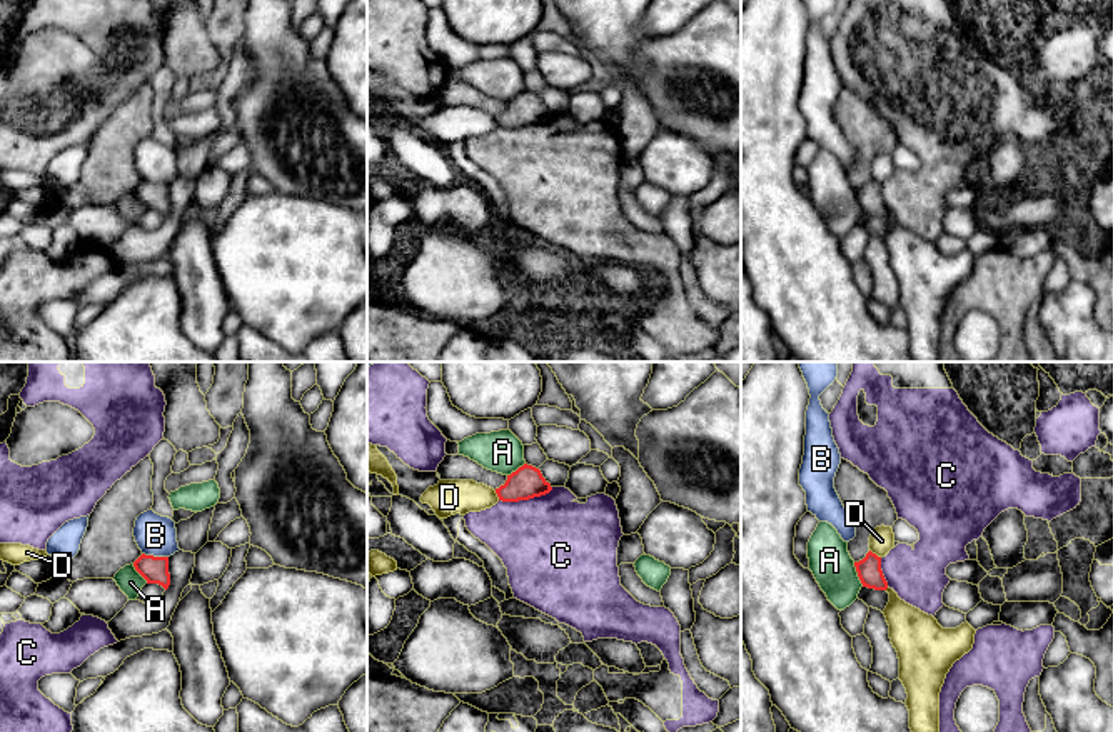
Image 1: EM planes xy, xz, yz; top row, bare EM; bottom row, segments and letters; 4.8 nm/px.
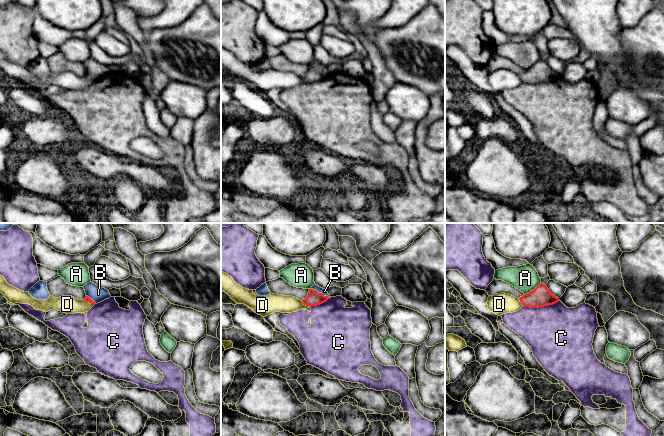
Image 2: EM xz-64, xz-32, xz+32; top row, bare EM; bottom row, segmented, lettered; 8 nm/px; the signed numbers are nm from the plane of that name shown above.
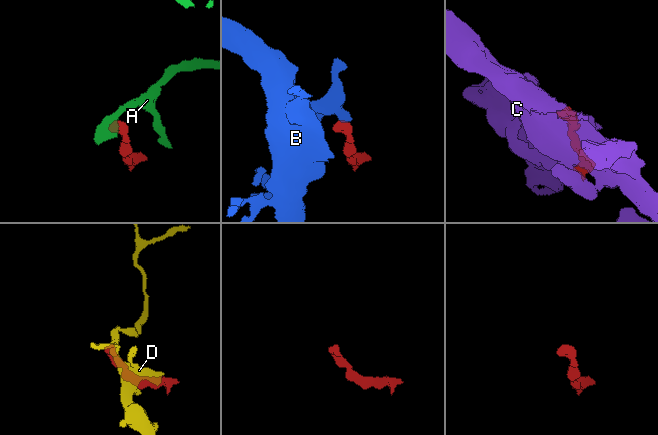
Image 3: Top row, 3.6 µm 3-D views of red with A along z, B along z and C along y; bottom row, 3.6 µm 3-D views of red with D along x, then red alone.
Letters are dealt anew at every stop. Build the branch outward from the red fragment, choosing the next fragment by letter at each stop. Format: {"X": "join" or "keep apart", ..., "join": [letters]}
{"A": "keep apart", "B": "keep apart", "C": "keep apart", "D": "keep apart", "join": []}

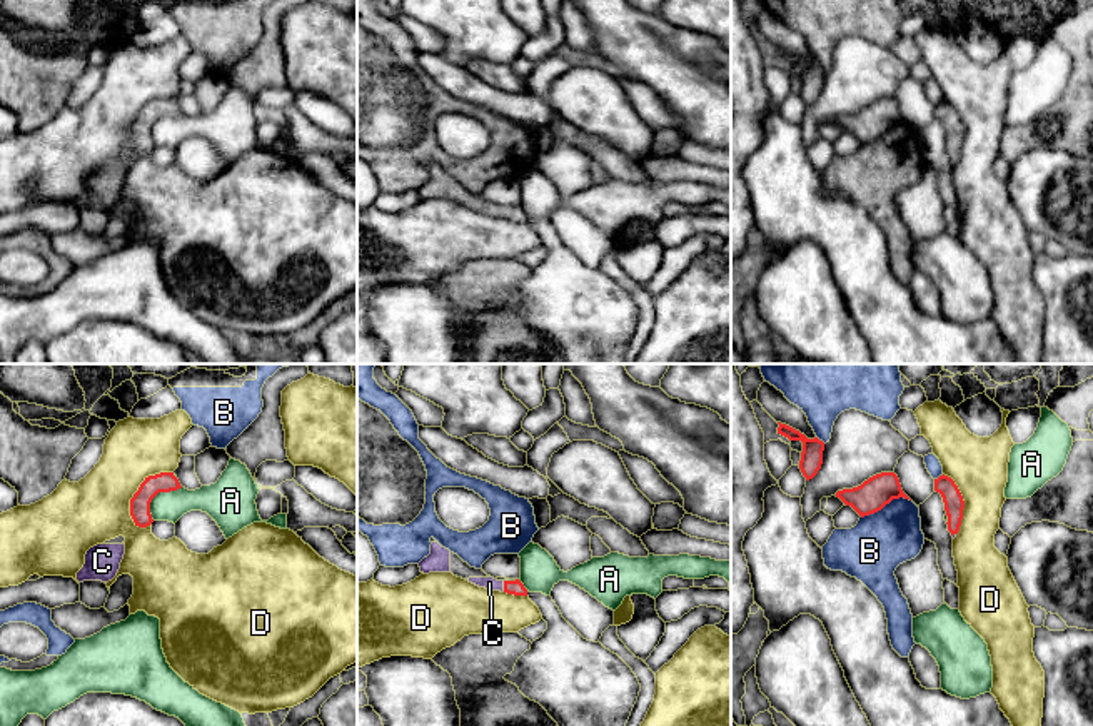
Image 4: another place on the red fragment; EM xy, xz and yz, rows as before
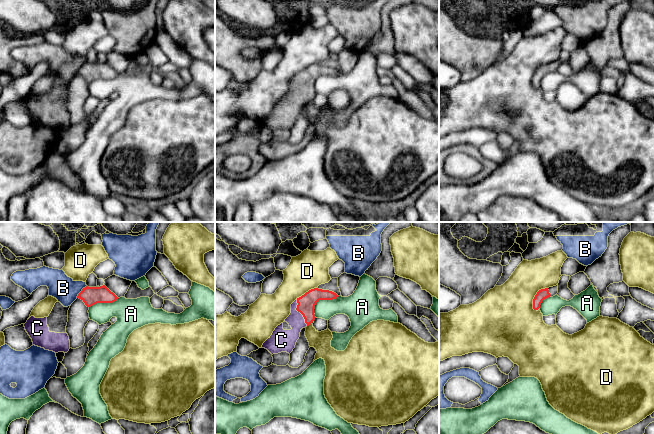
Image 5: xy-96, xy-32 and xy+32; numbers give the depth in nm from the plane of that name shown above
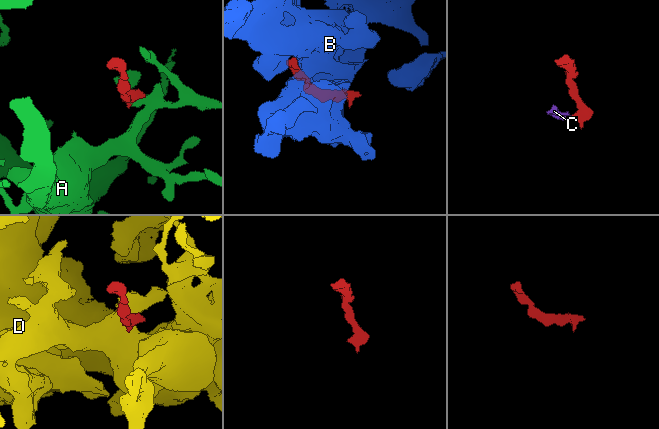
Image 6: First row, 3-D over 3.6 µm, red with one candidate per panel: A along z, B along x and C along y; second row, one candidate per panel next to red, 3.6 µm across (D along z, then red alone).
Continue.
{"A": "keep apart", "B": "keep apart", "C": "join", "D": "keep apart", "join": ["C"]}

